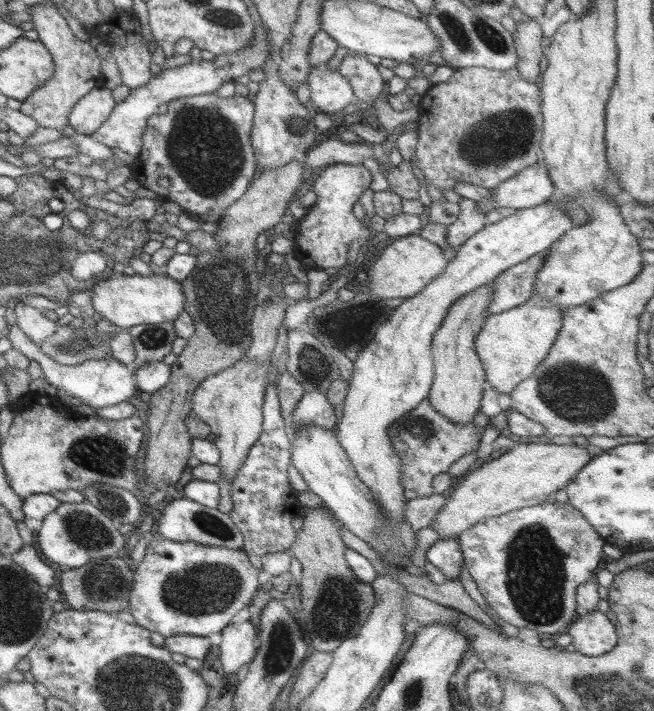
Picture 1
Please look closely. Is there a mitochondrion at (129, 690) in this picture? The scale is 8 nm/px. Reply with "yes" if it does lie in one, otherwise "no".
yes

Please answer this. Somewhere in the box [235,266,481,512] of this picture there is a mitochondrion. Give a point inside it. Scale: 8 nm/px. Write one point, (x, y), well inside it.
(343, 328)

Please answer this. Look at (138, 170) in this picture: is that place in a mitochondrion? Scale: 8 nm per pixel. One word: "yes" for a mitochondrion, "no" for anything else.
no

